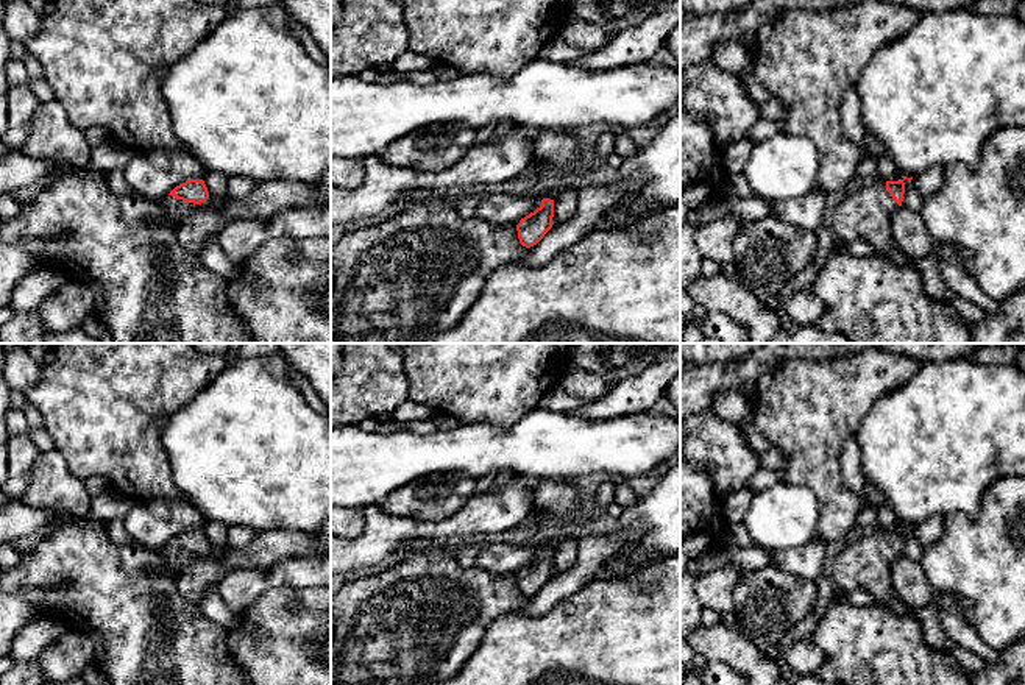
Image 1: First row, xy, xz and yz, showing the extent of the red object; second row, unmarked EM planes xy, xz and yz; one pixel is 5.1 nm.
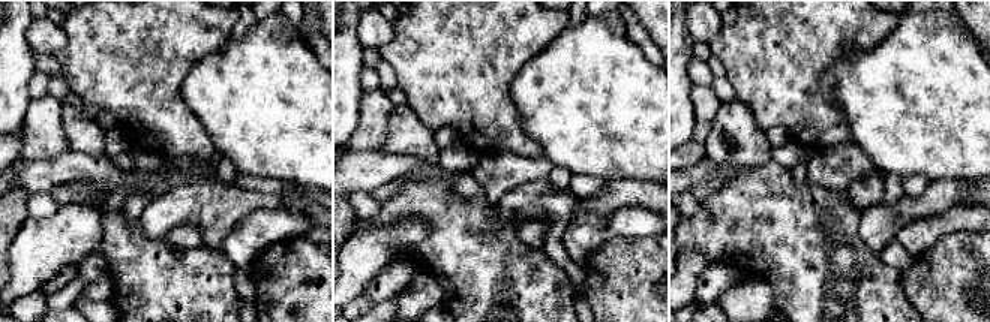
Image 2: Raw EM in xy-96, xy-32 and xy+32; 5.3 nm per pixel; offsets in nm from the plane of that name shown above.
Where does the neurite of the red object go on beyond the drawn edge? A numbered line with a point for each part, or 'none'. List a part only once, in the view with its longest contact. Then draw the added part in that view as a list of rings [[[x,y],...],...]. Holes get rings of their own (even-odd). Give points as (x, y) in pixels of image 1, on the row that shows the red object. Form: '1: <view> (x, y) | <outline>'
1: xy (178, 209) | [[[165,195],[161,200],[161,204],[165,209],[165,212],[168,215],[172,215],[173,218],[176,218],[179,223],[187,215],[190,215],[197,211],[209,211],[209,212],[222,214],[225,203],[226,203],[226,198],[211,198],[211,197],[201,204],[193,204],[193,203],[187,203],[187,201],[183,201],[183,200],[176,200],[172,195]]]

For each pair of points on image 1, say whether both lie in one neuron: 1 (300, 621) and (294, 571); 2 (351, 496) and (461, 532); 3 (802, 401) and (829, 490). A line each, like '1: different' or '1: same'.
1: different
2: different
3: same

